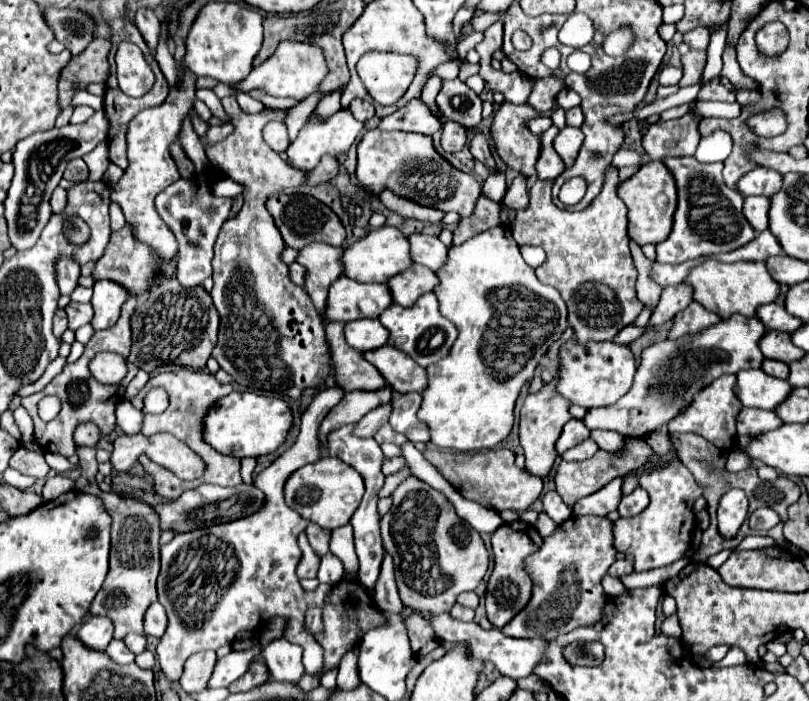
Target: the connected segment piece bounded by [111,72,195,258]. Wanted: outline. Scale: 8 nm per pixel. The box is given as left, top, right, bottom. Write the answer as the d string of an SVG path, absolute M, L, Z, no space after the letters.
M181 72L181 84L171 88L171 94L169 94L167 102L163 102L163 106L147 108L131 120L129 132L127 132L129 168L125 170L123 178L115 186L111 186L111 200L123 208L127 222L131 222L135 226L135 236L141 242L147 242L149 246L159 250L159 254L163 254L163 258L171 258L177 254L177 242L169 230L169 226L161 220L161 216L155 208L155 196L161 190L165 190L171 182L179 180L177 166L175 166L173 158L169 156L167 148L171 142L177 140L181 122L187 116L187 106L191 106L193 100L195 100L195 78L191 78L191 74L187 74L187 72Z

